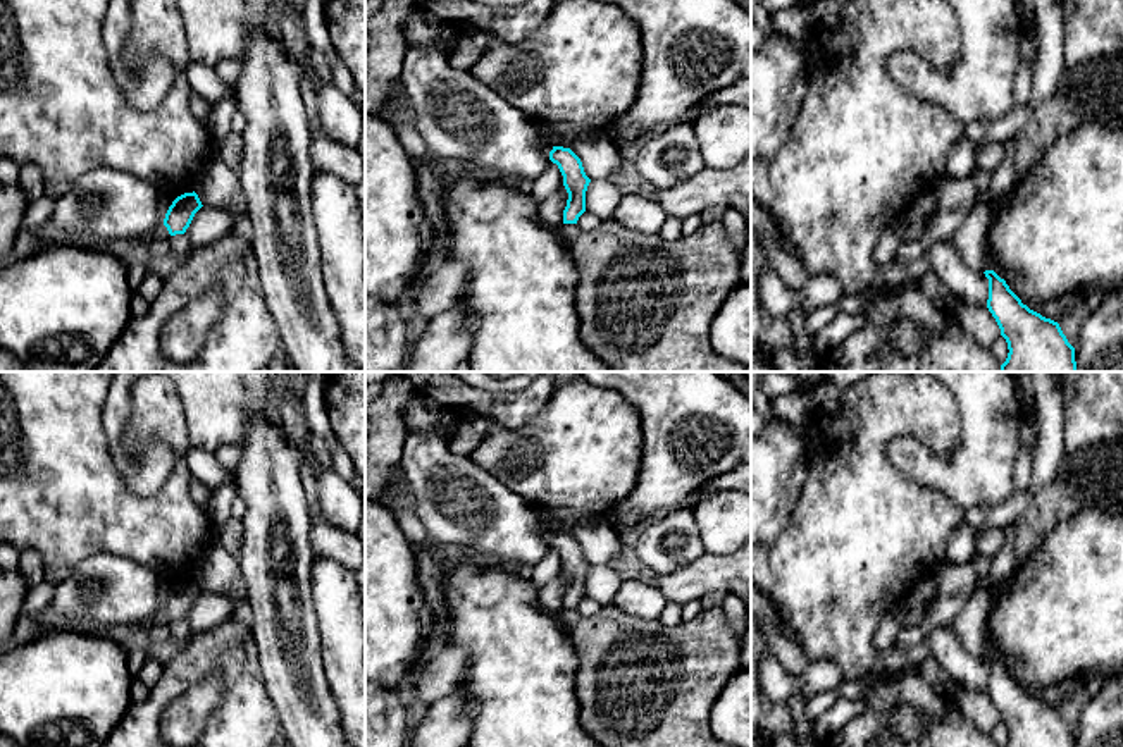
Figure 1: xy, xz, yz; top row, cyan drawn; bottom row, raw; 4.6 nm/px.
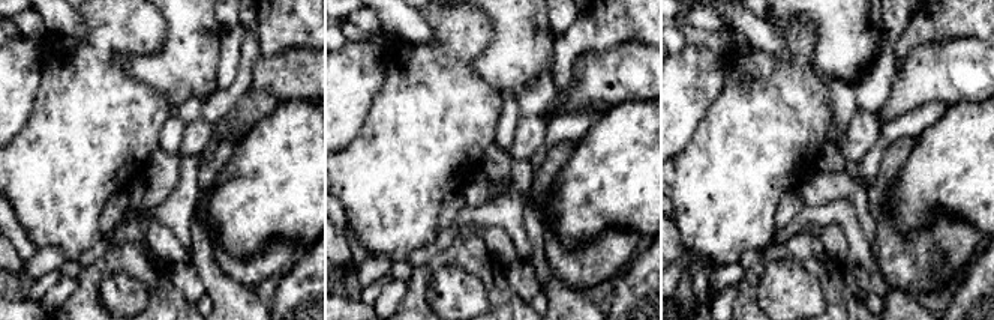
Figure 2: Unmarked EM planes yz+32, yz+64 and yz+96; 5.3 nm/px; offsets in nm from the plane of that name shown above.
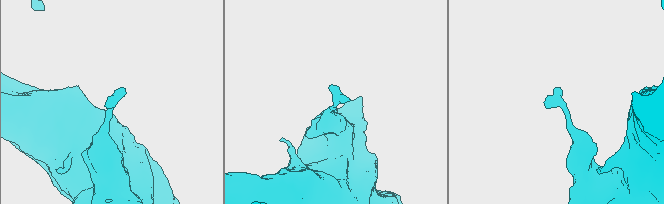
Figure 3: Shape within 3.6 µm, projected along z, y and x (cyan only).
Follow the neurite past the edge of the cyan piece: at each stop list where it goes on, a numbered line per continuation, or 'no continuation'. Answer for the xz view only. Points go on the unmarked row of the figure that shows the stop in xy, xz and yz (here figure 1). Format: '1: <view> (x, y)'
no continuation

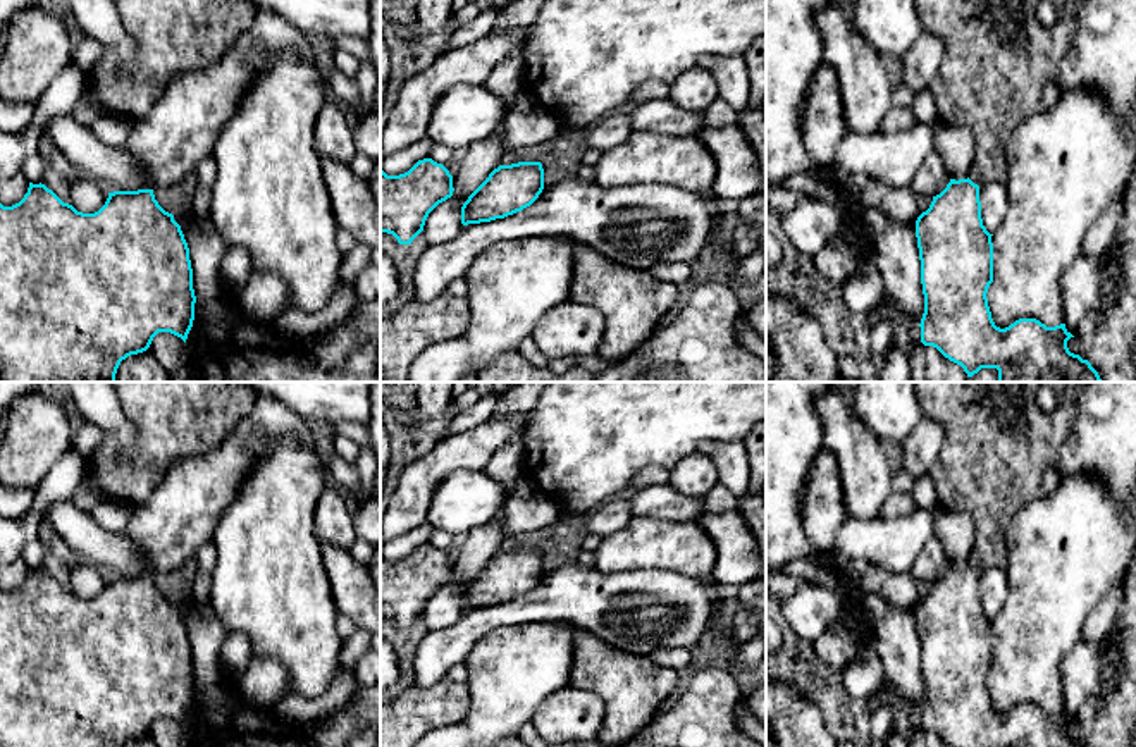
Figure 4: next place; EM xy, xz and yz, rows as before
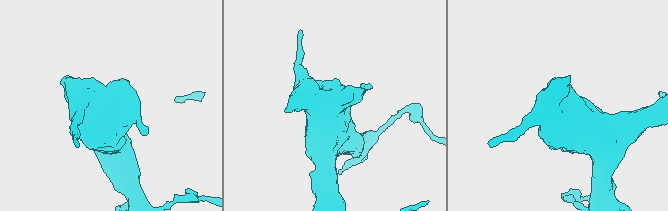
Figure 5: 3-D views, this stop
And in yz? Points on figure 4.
1: yz (956, 530)

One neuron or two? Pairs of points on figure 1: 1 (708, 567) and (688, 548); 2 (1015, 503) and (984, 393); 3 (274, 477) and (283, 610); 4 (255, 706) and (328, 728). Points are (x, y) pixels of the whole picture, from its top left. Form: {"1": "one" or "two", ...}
{"1": "two", "2": "two", "3": "one", "4": "two"}

